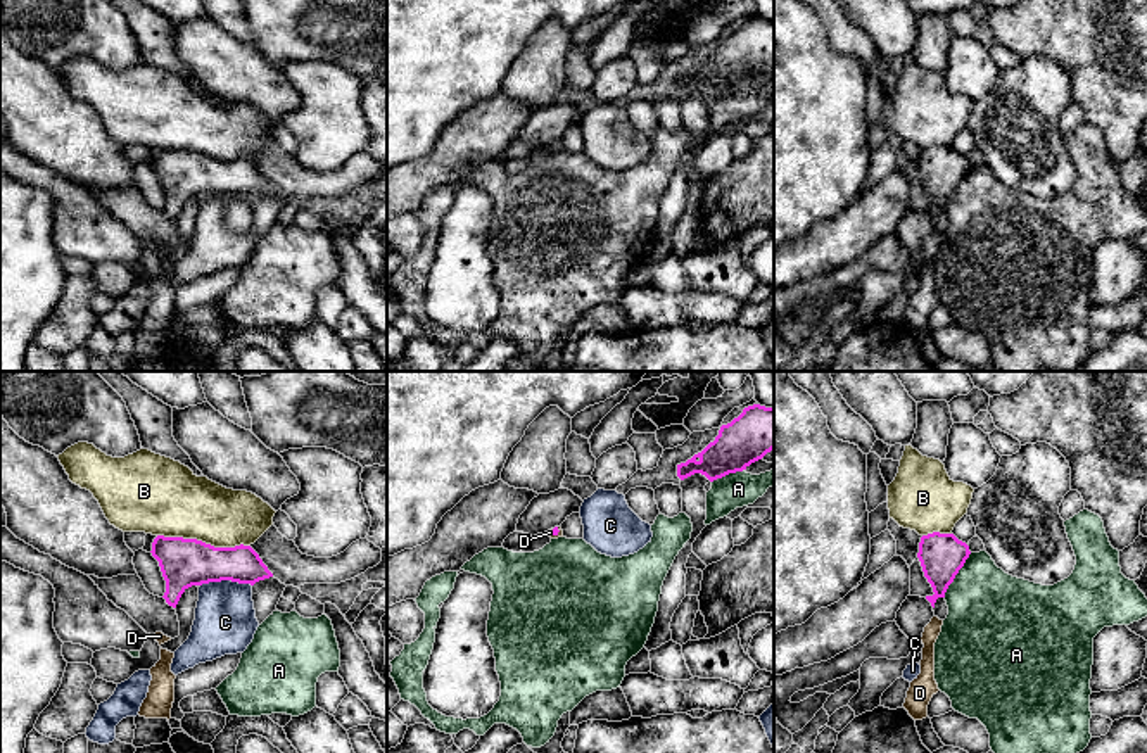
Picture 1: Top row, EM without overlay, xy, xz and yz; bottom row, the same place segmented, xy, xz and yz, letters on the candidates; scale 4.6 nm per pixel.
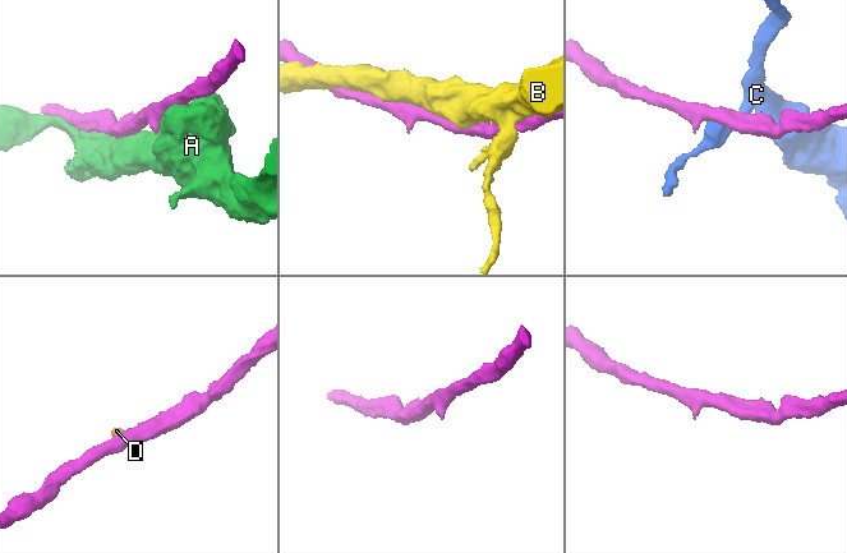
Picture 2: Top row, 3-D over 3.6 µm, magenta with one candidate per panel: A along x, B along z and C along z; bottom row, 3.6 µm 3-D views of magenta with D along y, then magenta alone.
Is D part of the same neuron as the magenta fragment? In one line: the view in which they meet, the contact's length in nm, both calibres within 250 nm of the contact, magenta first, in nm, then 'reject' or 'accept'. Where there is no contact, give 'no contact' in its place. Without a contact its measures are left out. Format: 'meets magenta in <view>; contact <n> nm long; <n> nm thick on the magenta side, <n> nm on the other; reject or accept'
meets magenta in xz; contact 50 nm long; 30 nm thick on the magenta side, 30 nm on the other; accept

